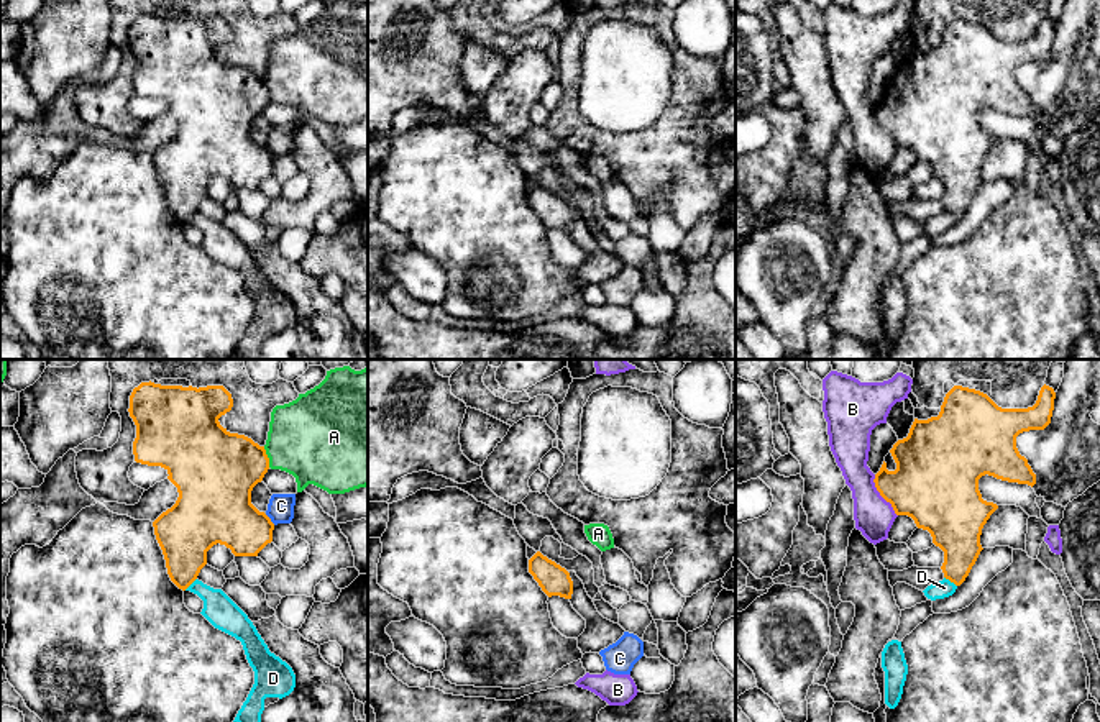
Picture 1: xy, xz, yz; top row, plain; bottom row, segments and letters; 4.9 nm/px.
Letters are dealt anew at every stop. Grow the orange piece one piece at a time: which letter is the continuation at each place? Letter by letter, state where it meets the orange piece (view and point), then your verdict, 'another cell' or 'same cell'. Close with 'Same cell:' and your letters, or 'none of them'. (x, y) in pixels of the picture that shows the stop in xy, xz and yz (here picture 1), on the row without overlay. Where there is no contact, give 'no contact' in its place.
A: xy (266, 89) | another cell
B: yz (882, 128) | another cell
C: xy (270, 151) | another cell
D: yz (951, 214) | another cell
Same cell: none of them

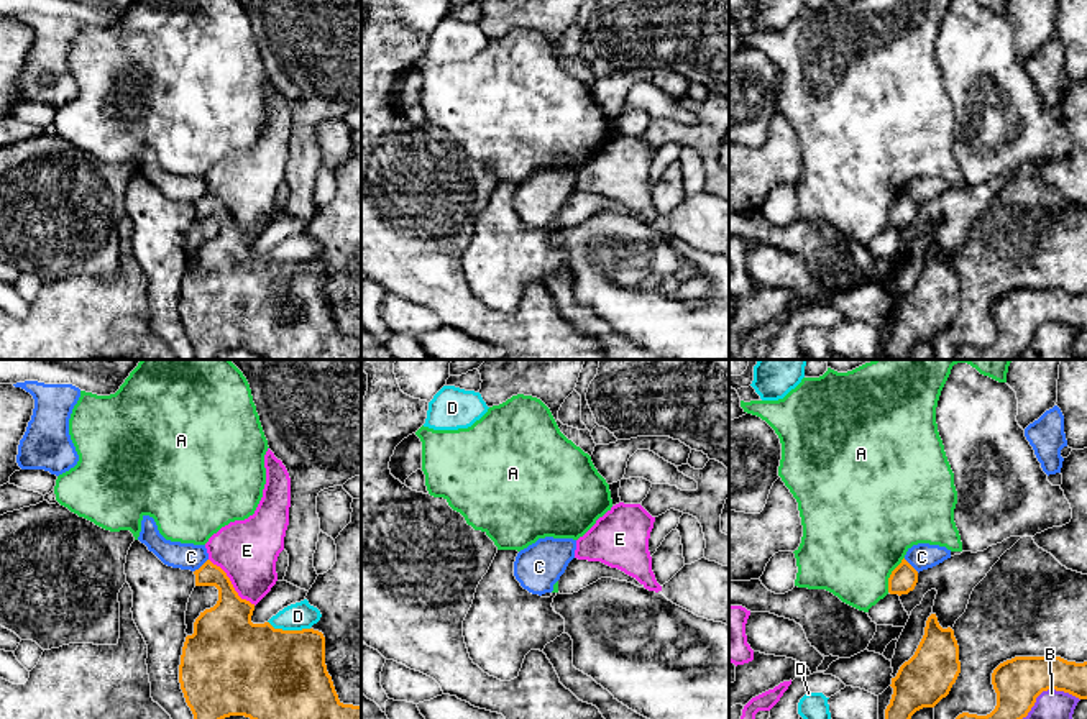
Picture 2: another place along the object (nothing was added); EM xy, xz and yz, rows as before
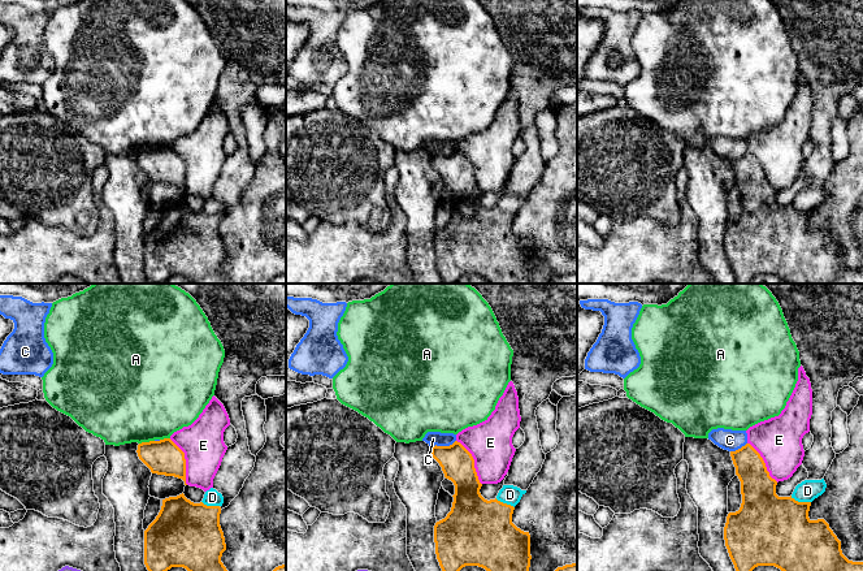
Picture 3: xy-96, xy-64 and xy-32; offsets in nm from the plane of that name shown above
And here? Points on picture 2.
A: yz (890, 207) | another cell
B: yz (1040, 325) | another cell
C: xy (202, 197) | another cell
D: xy (289, 263) | another cell
E: xy (232, 217) | another cell
Same cell: none of them

